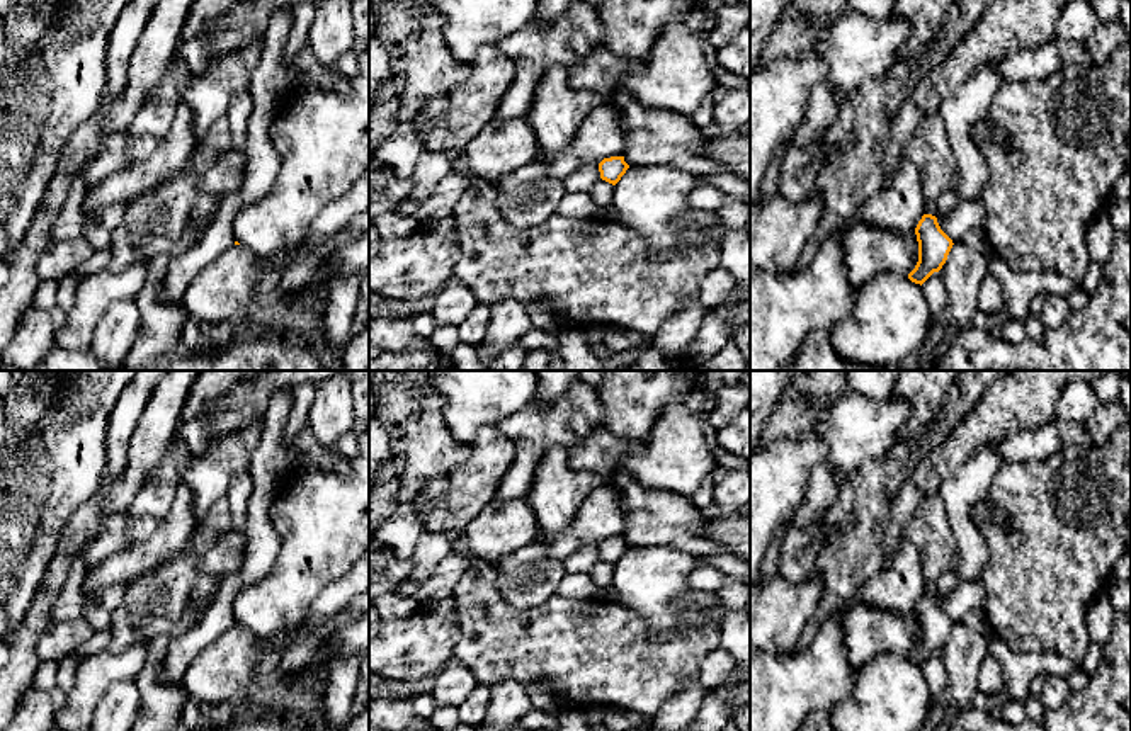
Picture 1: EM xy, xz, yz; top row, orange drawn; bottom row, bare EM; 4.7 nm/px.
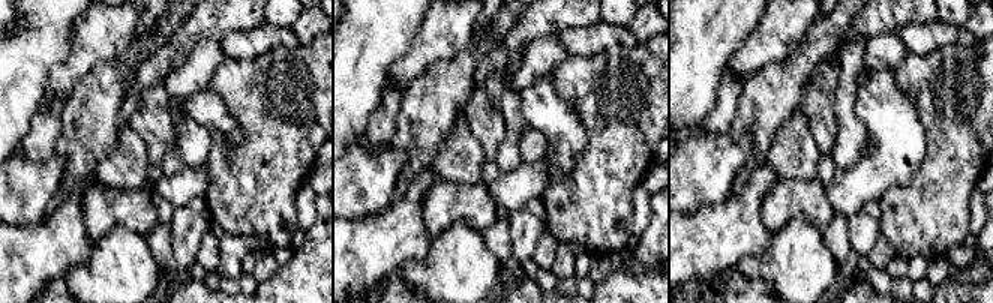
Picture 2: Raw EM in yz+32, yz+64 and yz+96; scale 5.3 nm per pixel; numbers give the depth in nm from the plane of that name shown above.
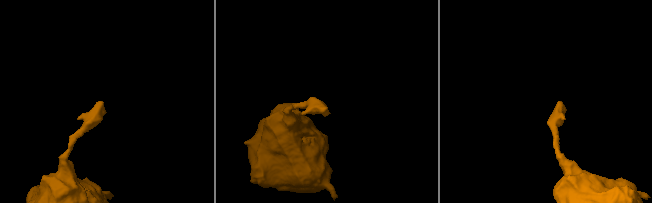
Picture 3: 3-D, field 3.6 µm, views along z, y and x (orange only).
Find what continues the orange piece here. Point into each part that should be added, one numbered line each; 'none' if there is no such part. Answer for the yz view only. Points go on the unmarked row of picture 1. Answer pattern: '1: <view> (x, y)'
none

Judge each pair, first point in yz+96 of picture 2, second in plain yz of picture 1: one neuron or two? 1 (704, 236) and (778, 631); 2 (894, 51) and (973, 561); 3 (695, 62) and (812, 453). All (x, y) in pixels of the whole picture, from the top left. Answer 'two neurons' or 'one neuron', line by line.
1: two neurons
2: one neuron
3: one neuron

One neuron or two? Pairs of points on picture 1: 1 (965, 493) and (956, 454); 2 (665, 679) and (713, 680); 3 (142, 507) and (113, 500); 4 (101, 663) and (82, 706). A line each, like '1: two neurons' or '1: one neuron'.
1: two neurons
2: two neurons
3: two neurons
4: one neuron

